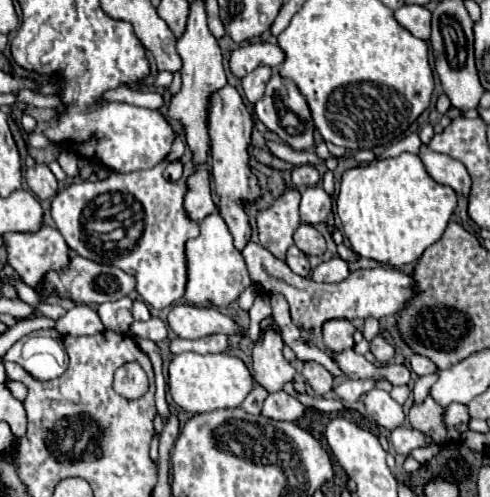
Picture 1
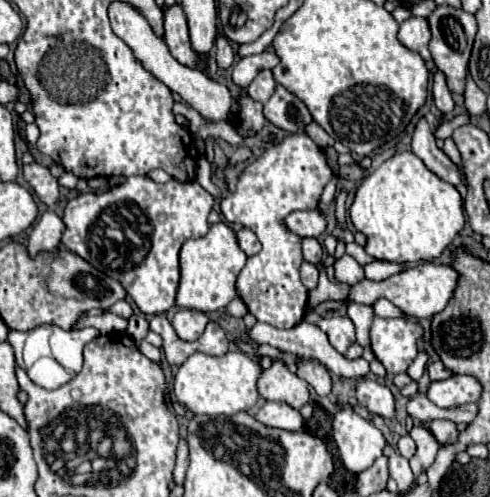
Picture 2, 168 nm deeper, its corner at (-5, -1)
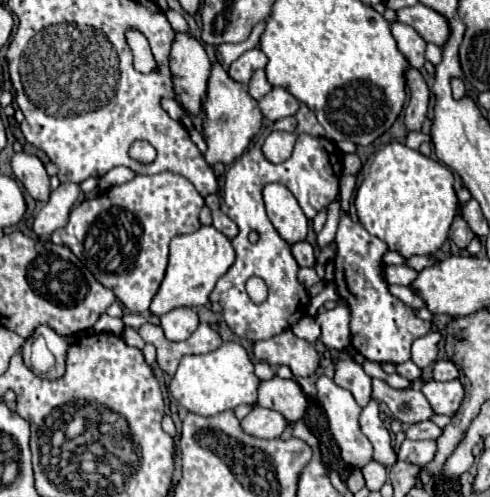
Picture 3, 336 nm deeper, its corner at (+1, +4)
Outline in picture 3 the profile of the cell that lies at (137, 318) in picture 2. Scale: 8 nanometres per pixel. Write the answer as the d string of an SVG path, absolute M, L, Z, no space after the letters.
M126 327L124 329L124 333L122 333L122 339L128 343L128 345L132 345L132 347L138 347L138 349L142 349L146 343L144 343L144 339L138 335L138 331L134 329L134 327Z

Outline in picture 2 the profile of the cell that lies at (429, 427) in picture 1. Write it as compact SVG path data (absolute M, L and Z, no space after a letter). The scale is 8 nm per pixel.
M414 426L412 432L410 432L410 436L412 436L412 440L414 440L416 446L418 446L414 458L410 458L410 468L412 468L412 472L420 474L420 472L428 470L428 466L434 462L440 444L438 444L436 438L430 434L430 430L426 430L424 426Z

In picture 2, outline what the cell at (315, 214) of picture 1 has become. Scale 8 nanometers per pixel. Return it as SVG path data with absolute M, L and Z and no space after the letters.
M320 210L290 212L284 218L284 226L300 238L316 238L326 230L326 218Z

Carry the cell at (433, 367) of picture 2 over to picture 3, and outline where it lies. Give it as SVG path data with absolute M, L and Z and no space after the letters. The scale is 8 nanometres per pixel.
M444 359L444 361L436 361L434 363L434 379L436 381L450 381L458 377L458 369L452 361Z

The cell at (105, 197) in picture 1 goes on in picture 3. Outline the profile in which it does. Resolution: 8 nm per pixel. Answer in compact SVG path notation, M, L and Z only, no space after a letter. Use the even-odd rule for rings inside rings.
M170 171L158 175L138 175L132 181L112 187L96 199L84 199L70 211L70 221L66 227L56 229L52 233L52 241L56 245L66 245L104 285L110 287L116 297L132 311L132 313L148 313L152 297L158 293L160 283L164 279L168 267L168 243L176 235L194 233L200 229L200 209L204 205L204 197L194 189L194 185ZM108 235L114 237L114 245L108 247Z

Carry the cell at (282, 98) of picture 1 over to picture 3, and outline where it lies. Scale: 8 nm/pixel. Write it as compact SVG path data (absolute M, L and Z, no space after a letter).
M274 87L268 95L264 95L260 99L260 109L262 109L262 113L264 113L266 119L278 121L278 119L296 115L296 111L300 109L300 103L286 89Z

